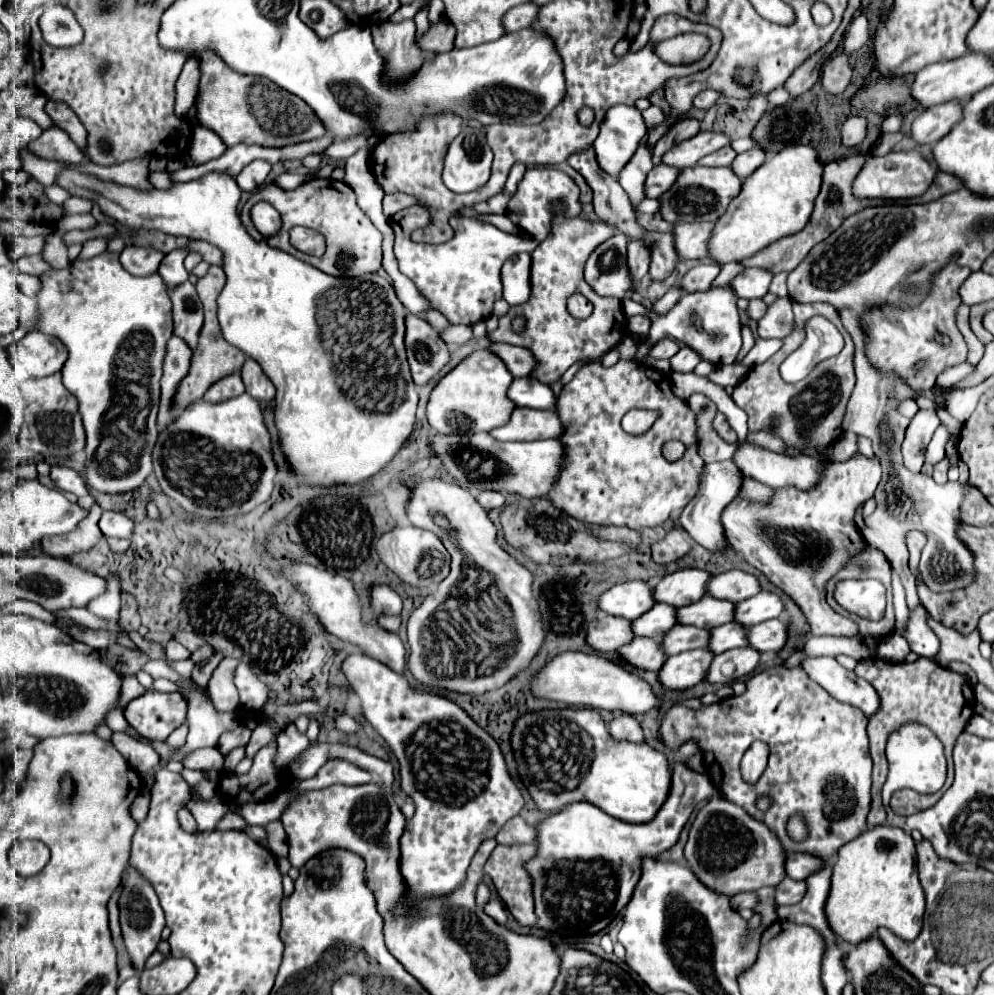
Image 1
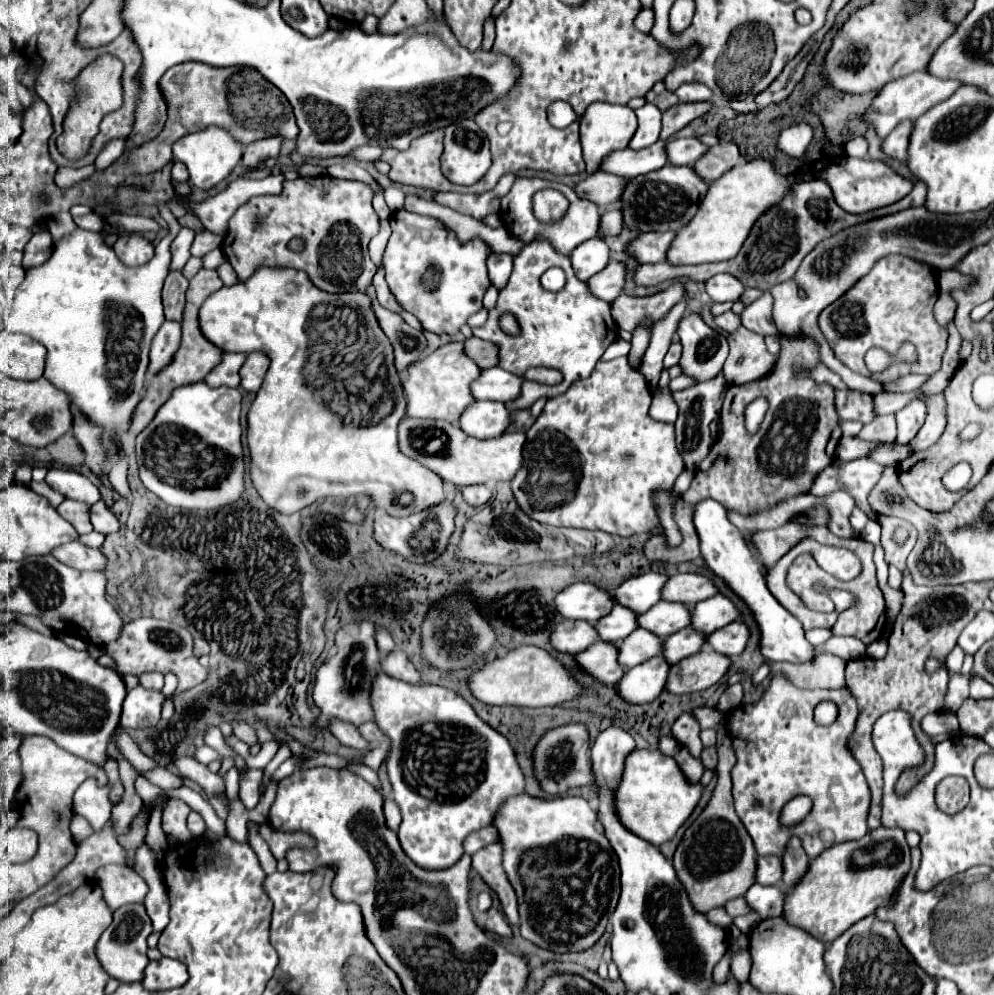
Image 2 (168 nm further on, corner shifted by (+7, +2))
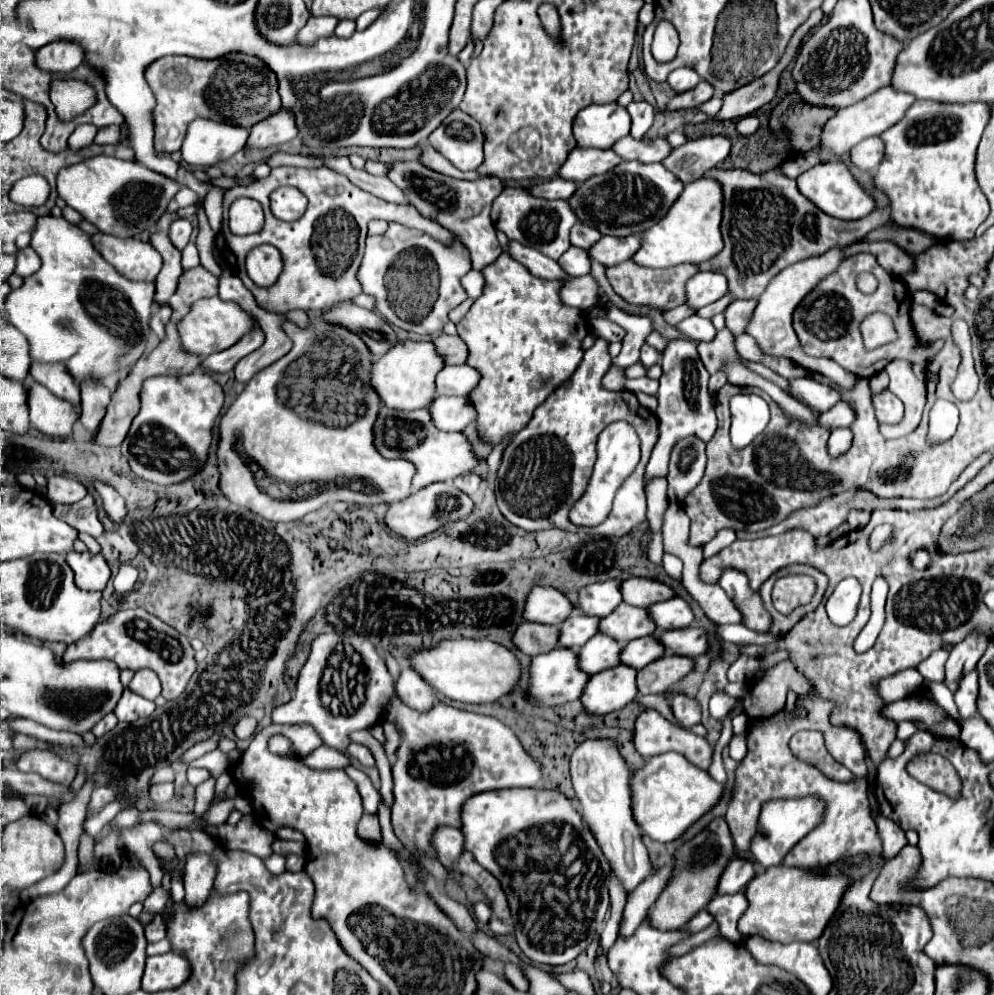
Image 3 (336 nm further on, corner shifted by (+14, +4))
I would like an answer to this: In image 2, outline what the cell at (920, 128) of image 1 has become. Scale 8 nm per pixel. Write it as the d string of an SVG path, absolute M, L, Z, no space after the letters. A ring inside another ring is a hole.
M906 119L902 121L884 141L882 141L882 151L890 157L896 159L906 159L908 157L908 139L914 131L914 121Z

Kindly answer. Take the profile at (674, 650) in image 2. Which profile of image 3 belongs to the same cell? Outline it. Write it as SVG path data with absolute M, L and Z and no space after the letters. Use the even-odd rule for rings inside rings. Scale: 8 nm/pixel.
M639 637L623 647L619 659L631 669L643 669L645 665L649 665L649 661L655 661L655 657L659 655L663 655L661 645L657 645L653 637Z

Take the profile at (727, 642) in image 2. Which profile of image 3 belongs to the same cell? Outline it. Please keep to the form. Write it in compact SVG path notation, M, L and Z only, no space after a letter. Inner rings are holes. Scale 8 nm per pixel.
M681 627L681 629L663 631L659 633L659 643L665 647L667 653L685 655L685 657L697 657L709 649L707 637L697 627Z

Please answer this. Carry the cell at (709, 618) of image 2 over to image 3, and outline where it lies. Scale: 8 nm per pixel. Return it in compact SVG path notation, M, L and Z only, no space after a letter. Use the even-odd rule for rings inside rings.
M671 597L667 601L649 605L647 615L657 625L657 629L679 629L691 625L693 621L693 611L689 603L679 597Z

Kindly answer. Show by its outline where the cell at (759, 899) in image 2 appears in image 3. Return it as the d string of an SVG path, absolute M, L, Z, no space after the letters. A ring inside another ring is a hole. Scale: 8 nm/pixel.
M743 893L713 897L707 905L707 911L713 915L713 921L719 925L719 933L735 943L745 938L737 929L739 917L741 913L745 913L745 909L747 909L747 901Z

